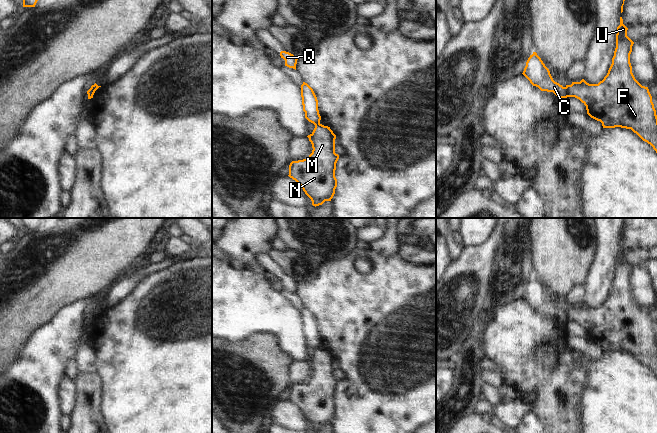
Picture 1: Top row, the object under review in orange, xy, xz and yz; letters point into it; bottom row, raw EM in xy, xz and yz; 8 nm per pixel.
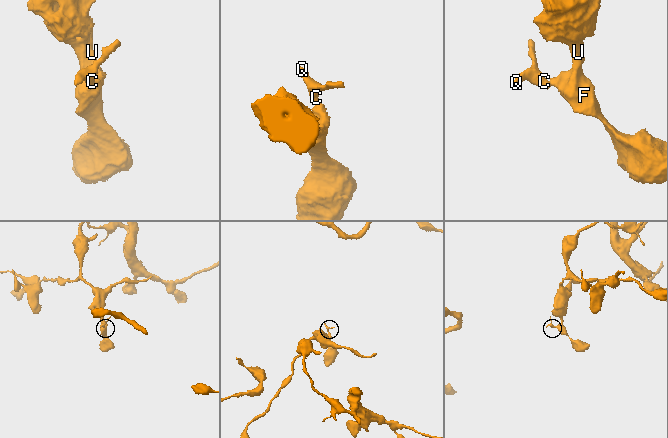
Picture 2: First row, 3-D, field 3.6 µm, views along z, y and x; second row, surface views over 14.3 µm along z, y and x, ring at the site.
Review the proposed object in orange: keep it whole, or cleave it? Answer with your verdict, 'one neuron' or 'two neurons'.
two neurons

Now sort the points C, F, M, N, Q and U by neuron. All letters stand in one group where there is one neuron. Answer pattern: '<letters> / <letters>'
C Q / F M N U

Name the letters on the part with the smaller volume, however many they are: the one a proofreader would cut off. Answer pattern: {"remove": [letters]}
{"remove": ["C", "Q"]}

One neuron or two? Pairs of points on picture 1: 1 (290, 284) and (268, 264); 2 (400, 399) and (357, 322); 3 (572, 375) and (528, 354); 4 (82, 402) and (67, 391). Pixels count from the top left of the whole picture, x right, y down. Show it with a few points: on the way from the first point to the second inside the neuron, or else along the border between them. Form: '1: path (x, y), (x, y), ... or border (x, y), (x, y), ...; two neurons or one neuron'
1: path (285, 280), (273, 268); one neuron
2: path (376, 386), (364, 384), (357, 372), (357, 346); one neuron
3: border (568, 347), (558, 355), (555, 374), (544, 387); two neurons
4: border (73, 381), (75, 389), (74, 405), (68, 415); two neurons

